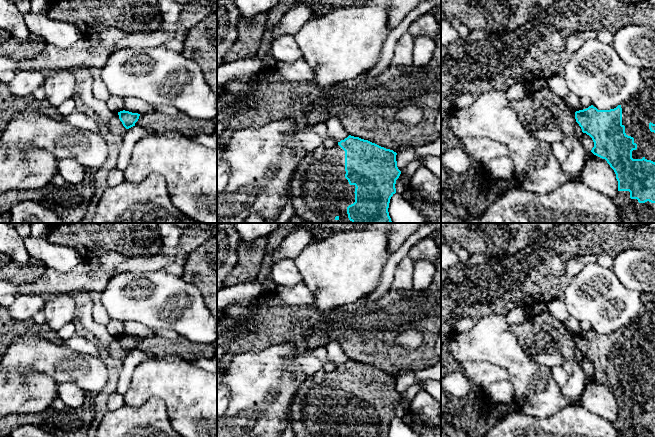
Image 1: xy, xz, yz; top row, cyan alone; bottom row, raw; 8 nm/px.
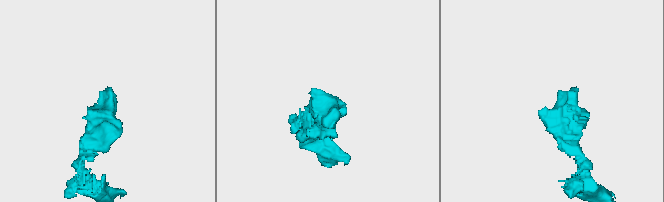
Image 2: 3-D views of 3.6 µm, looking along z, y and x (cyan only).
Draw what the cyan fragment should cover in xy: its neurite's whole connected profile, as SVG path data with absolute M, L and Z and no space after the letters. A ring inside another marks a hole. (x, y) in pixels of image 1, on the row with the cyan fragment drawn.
M120 111L118 112L119 119L122 122L123 126L126 129L129 129L133 126L135 126L135 123L138 121L140 114L138 113L132 113L129 111Z

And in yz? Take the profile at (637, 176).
M641 70L642 84L629 100L610 110L598 110L593 105L575 112L576 122L589 135L594 147L591 152L607 161L616 174L618 192L613 198L623 223L655 223L655 71Z

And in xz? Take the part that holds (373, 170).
M351 135L344 140L337 142L337 145L333 148L320 146L310 152L304 153L296 166L293 177L290 181L290 195L292 196L294 215L309 223L392 223L388 208L391 197L396 193L396 180L401 174L401 171L397 167L396 155L397 153L393 150L386 149L368 140Z

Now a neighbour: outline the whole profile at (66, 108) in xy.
M70 98L70 99L67 99L55 110L57 113L59 113L64 117L71 114L75 109L76 109L75 101L72 98Z

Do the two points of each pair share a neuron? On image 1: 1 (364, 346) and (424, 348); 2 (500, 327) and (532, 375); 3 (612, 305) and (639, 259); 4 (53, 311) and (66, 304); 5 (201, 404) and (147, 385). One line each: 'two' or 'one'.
1: one
2: one
3: one
4: one
5: one

